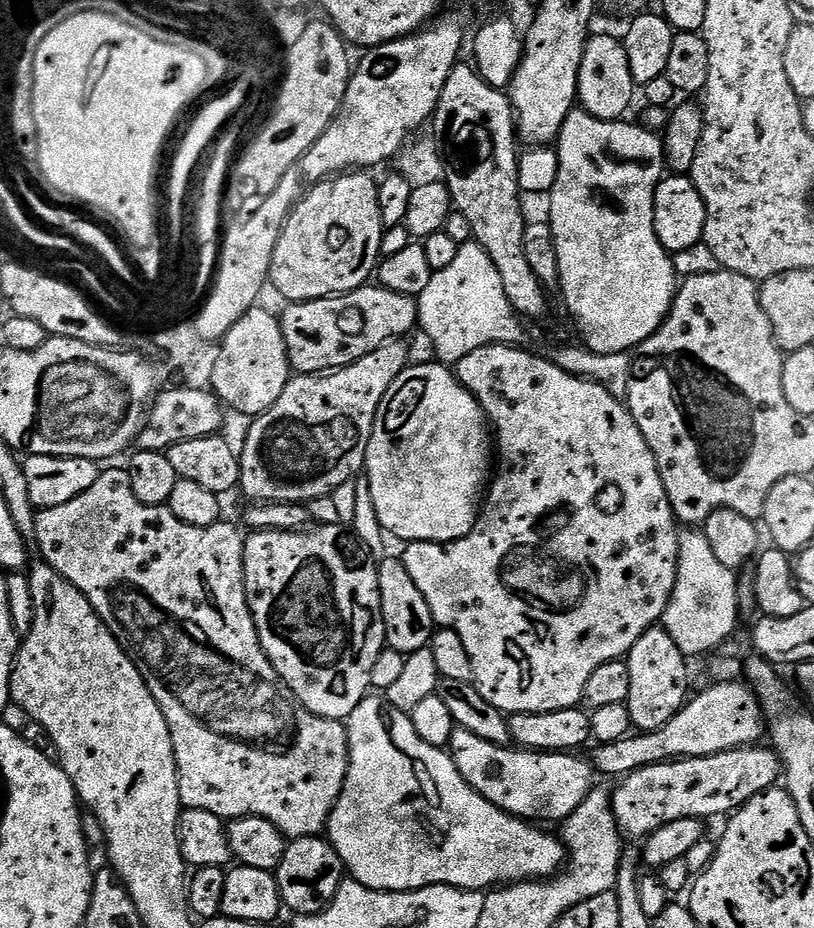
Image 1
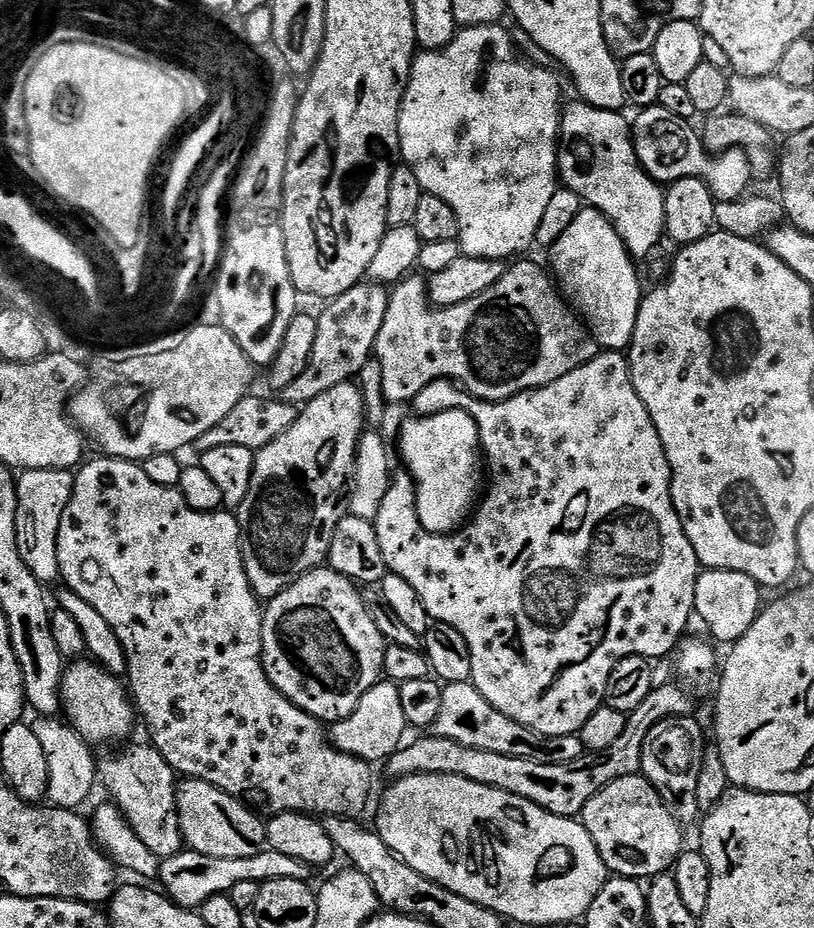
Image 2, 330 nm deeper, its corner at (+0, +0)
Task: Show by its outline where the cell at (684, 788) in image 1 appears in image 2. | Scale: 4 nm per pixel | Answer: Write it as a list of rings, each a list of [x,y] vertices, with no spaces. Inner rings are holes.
[[[642,774],[610,782],[586,802],[582,823],[609,873],[633,878],[651,878],[667,872],[681,854],[682,826],[666,810],[662,798]]]

